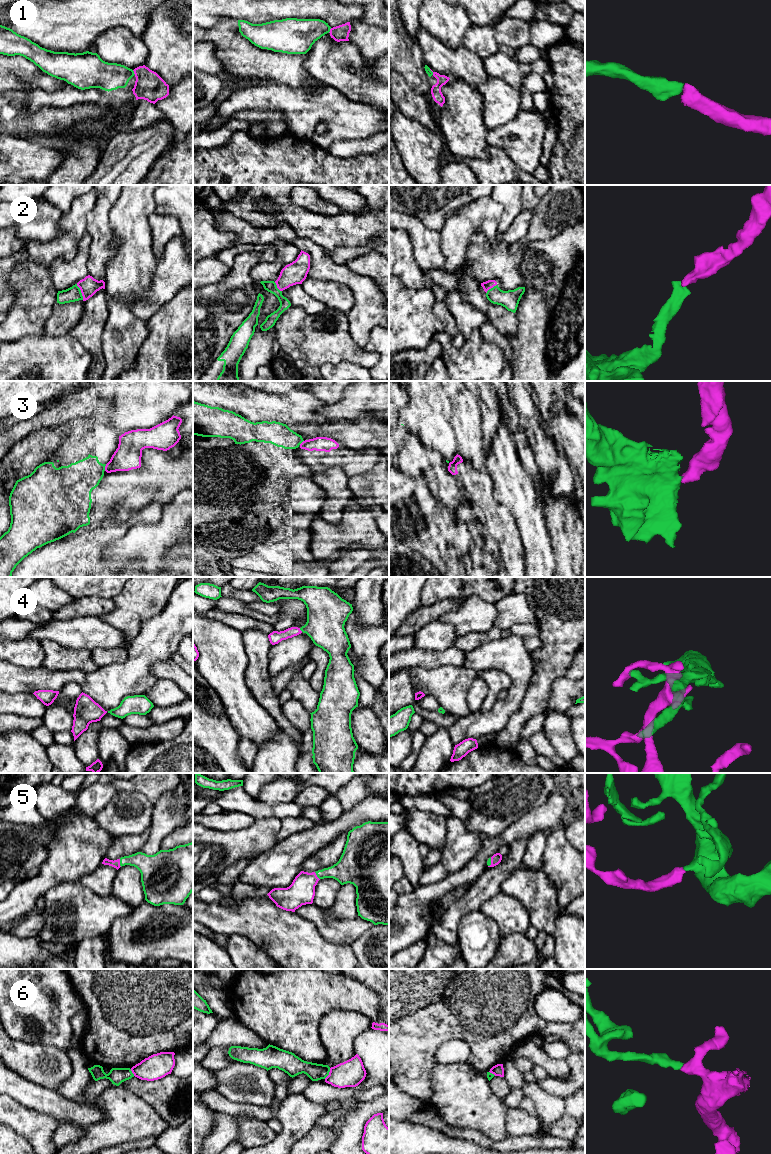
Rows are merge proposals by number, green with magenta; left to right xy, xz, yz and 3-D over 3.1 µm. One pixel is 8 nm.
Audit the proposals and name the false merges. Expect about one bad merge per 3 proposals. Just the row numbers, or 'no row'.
3, 6

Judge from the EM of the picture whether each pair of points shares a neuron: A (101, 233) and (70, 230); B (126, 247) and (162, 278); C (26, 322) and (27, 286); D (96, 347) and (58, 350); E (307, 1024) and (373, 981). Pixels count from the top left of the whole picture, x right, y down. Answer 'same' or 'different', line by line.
A: different
B: different
C: same
D: different
E: different

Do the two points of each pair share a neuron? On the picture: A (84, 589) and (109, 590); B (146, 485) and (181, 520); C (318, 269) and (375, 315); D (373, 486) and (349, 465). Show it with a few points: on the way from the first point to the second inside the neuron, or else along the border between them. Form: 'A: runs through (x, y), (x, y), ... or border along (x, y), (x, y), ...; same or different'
A: runs through (90, 589), (103, 589); same
B: border along (182, 490), (163, 505); different
C: runs through (335, 272), (346, 276), (368, 298); same
D: border along (378, 459), (365, 472), (349, 478); different

